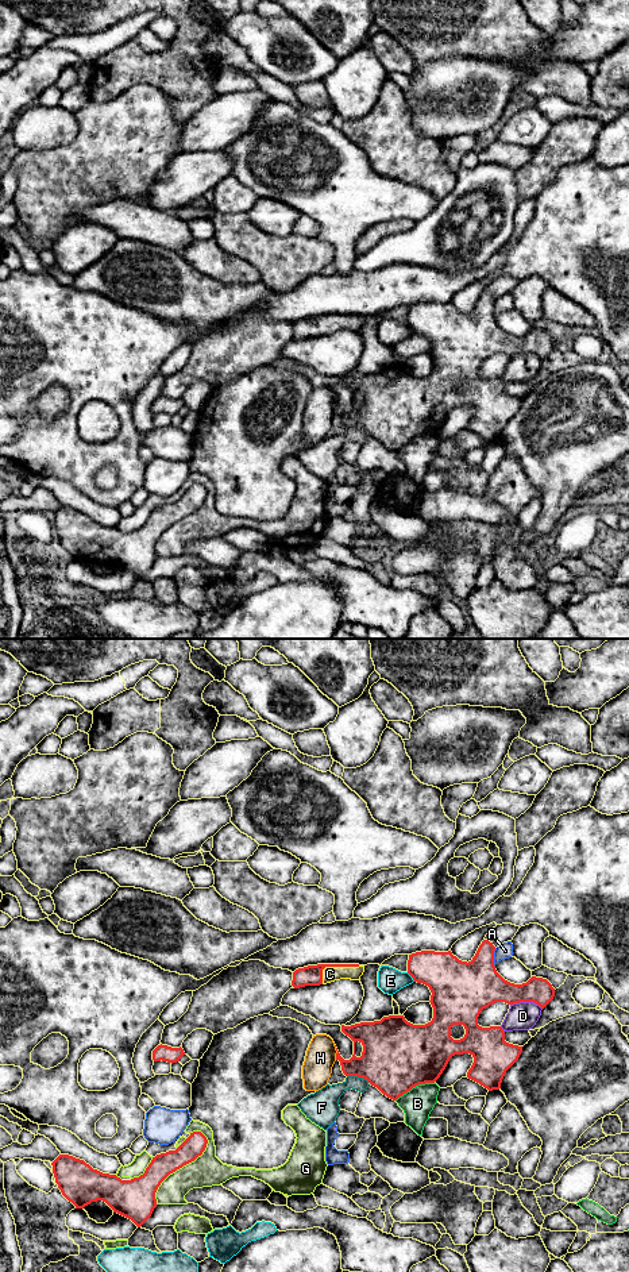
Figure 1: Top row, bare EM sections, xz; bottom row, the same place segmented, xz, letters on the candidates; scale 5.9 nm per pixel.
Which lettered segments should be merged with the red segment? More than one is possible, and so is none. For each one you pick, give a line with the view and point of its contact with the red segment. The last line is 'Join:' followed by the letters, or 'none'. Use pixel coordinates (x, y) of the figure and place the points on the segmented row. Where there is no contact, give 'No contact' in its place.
C: Touches red at xz (334, 966)
Join: C

